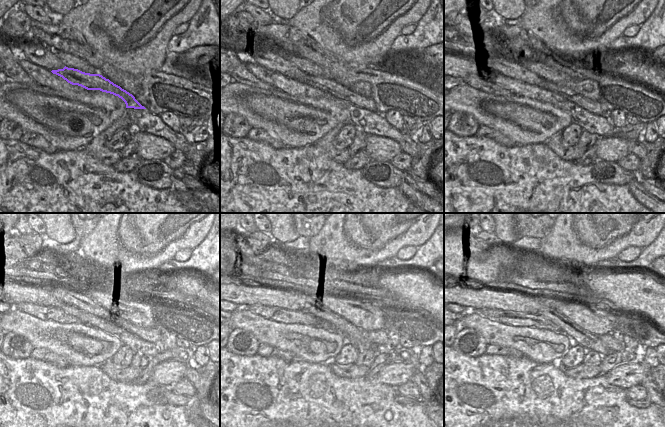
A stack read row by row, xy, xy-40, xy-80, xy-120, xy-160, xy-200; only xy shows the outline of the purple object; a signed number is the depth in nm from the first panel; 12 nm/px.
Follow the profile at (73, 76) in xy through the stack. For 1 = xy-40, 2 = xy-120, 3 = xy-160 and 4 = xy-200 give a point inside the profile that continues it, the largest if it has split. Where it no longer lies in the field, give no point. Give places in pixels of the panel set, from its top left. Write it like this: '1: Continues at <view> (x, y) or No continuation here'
1: Continues at xy-40 (327, 85)
2: Continues at xy-120 (154, 335)
3: Continues at xy-160 (379, 338)
4: Continues at xy-200 (610, 342)

